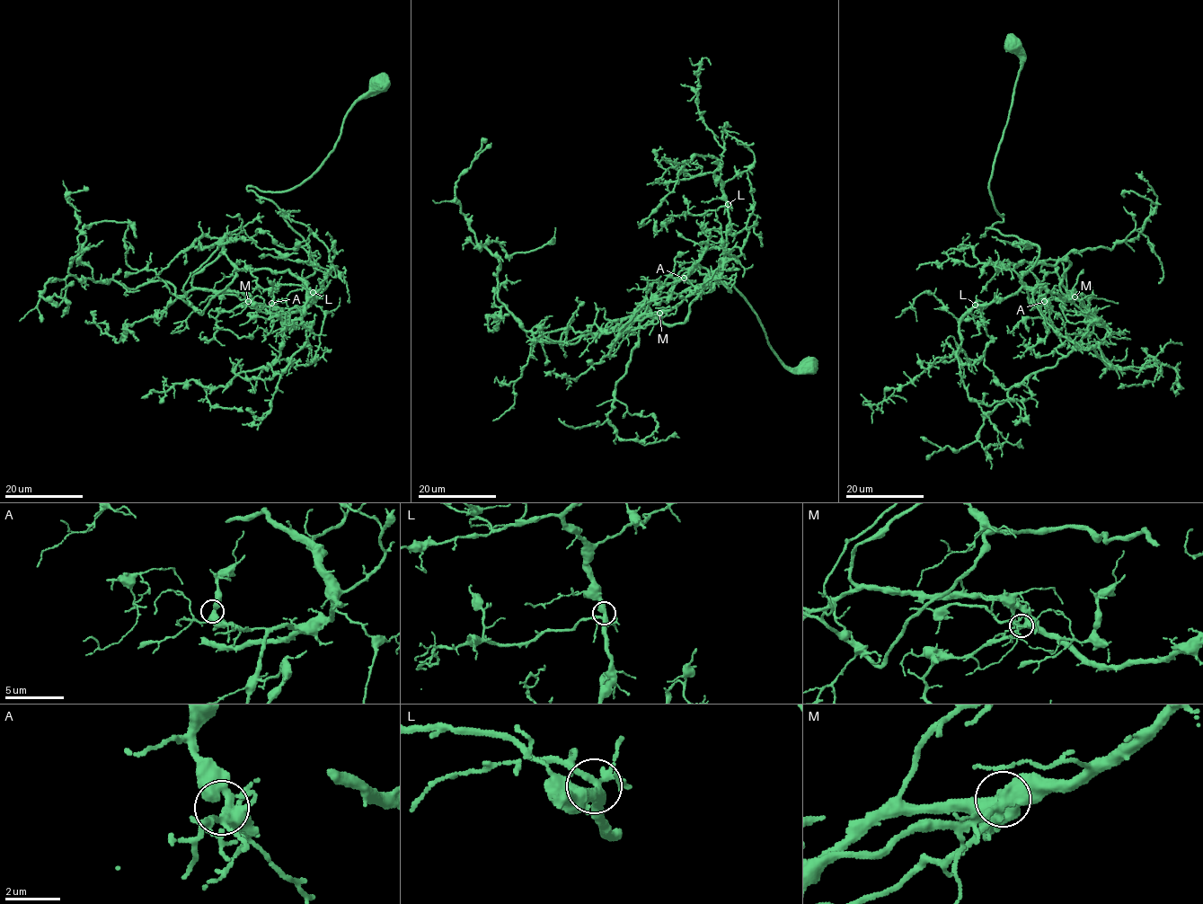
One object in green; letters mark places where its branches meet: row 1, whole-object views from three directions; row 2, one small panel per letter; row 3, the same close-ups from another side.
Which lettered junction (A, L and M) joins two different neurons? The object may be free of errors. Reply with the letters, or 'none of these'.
M

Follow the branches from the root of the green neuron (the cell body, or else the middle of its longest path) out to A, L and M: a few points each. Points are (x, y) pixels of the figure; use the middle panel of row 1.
A: (807, 367), (782, 363), (732, 285), (668, 295), (689, 269), (730, 292), (721, 260), (718, 276), (684, 278)
L: (807, 367), (782, 363), (732, 285), (668, 295), (689, 269), (730, 292), (717, 269), (728, 204)
M: (807, 367), (782, 363), (732, 285), (668, 295), (689, 269), (730, 292), (720, 259), (717, 277), (659, 312)

